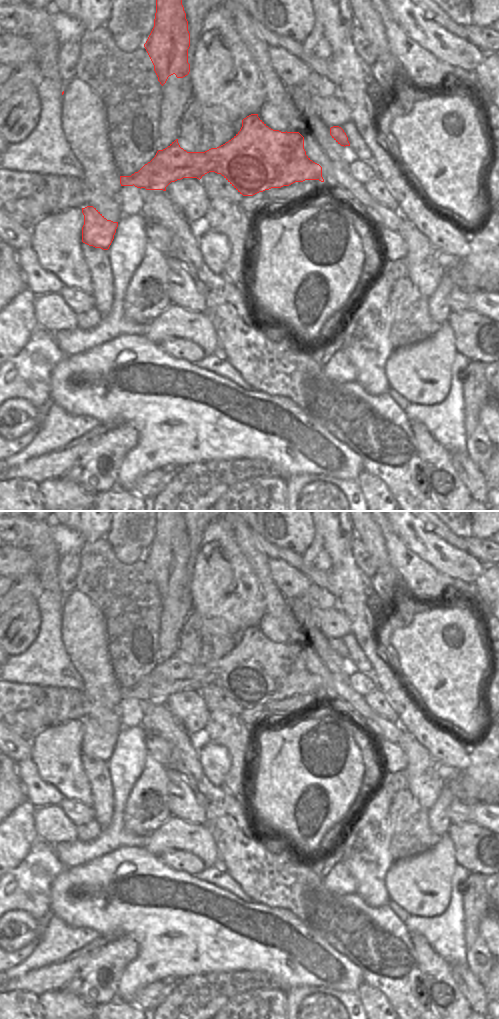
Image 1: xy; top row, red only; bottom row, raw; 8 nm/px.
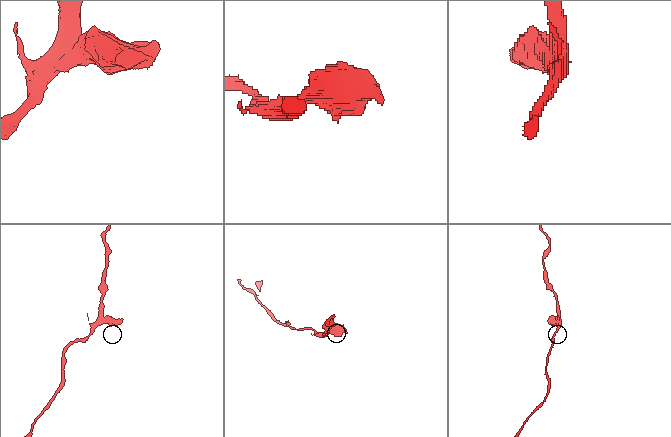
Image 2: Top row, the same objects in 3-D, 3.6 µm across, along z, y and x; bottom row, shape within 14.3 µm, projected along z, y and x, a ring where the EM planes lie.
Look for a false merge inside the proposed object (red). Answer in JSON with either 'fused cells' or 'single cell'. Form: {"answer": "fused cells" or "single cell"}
{"answer": "fused cells"}

